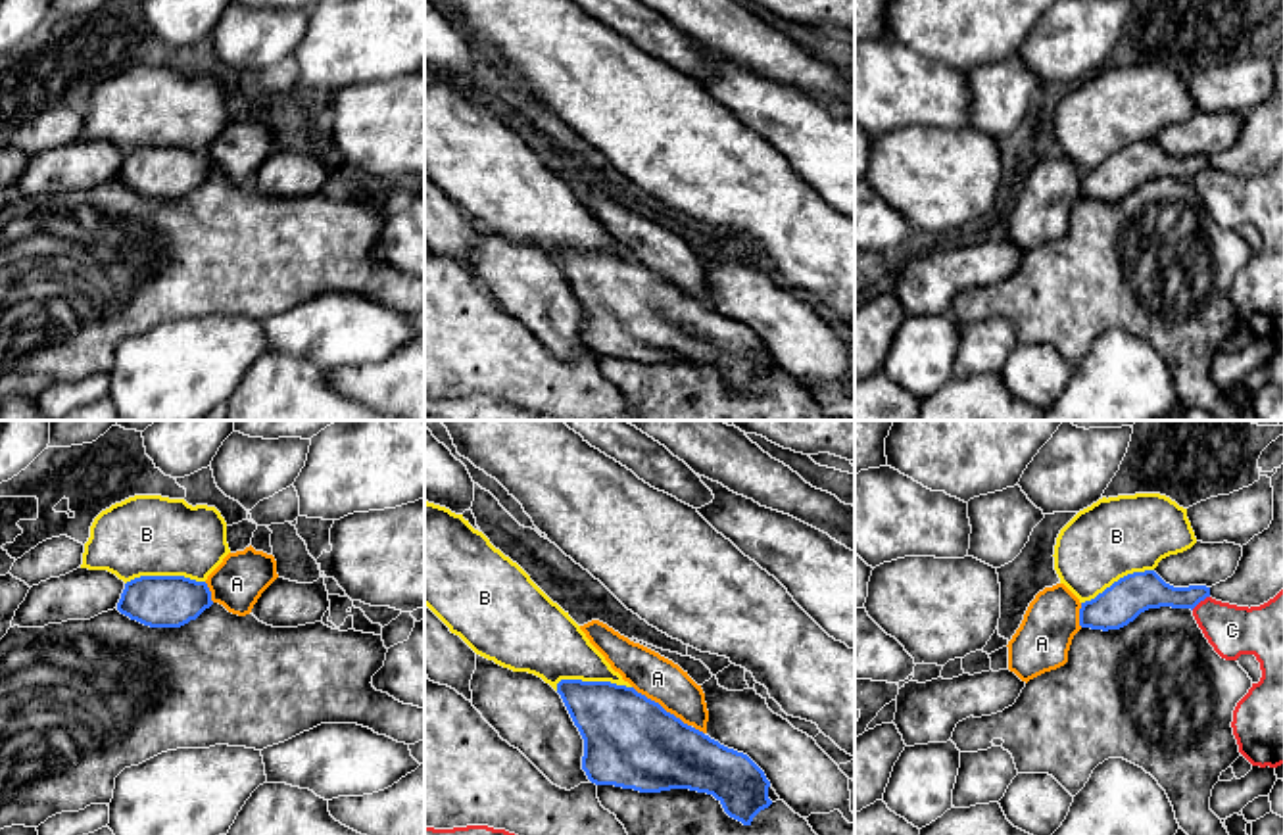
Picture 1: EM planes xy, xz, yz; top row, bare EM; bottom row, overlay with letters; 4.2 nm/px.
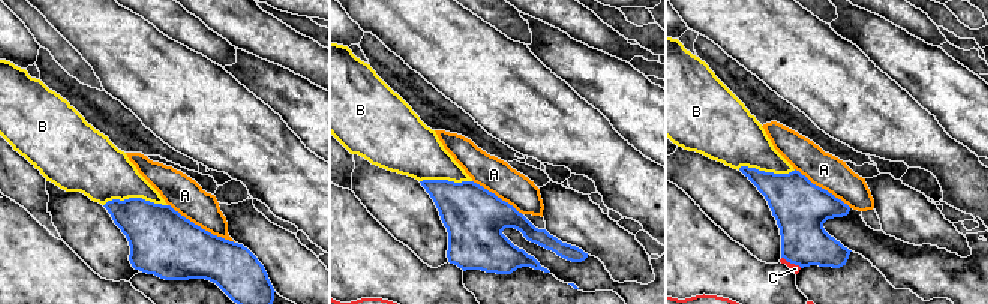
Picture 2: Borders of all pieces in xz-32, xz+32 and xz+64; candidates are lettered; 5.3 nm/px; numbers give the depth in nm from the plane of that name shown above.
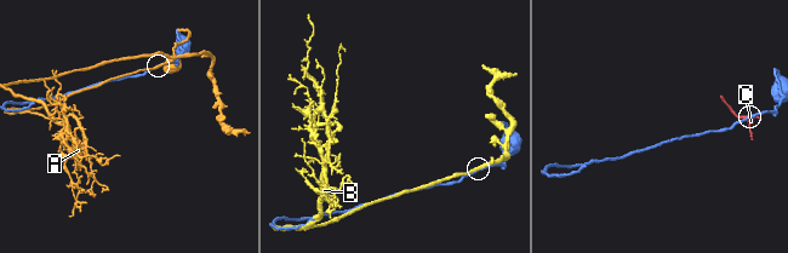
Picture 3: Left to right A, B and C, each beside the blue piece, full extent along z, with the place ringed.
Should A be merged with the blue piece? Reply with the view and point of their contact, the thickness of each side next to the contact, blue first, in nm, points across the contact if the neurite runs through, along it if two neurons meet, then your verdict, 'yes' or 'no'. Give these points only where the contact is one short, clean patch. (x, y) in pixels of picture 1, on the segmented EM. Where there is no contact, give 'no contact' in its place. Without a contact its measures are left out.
xz (659, 705) | 400/180 nm | no

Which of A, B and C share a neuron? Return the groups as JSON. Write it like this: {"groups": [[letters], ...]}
{"groups": [["A"], ["B"], ["C"]]}

